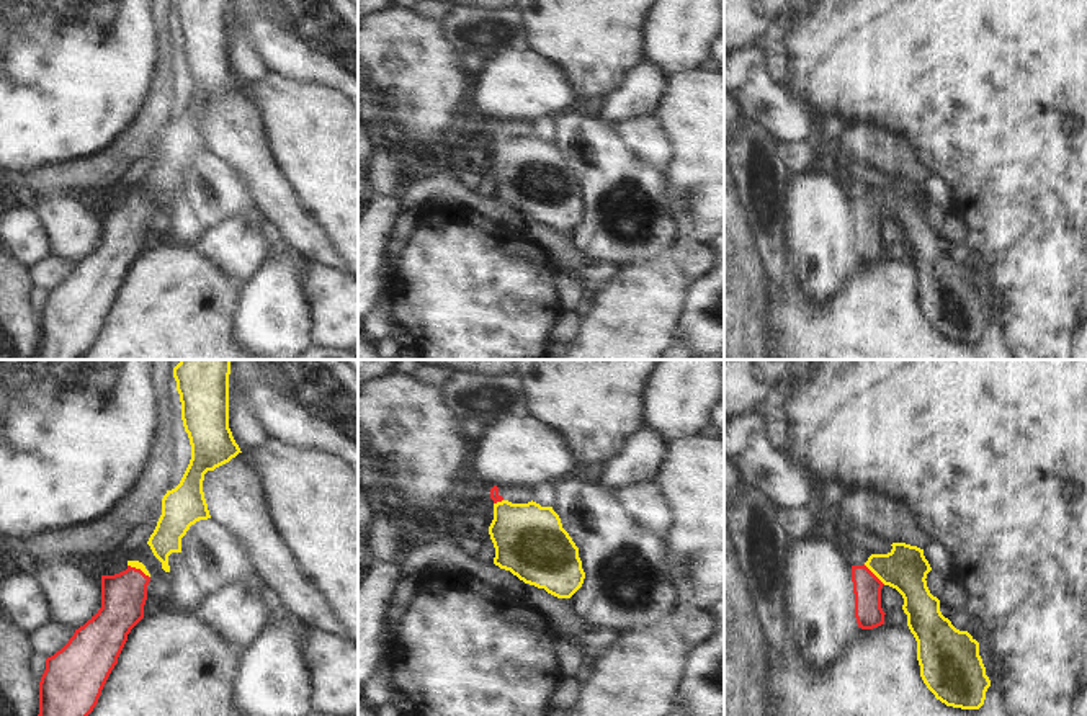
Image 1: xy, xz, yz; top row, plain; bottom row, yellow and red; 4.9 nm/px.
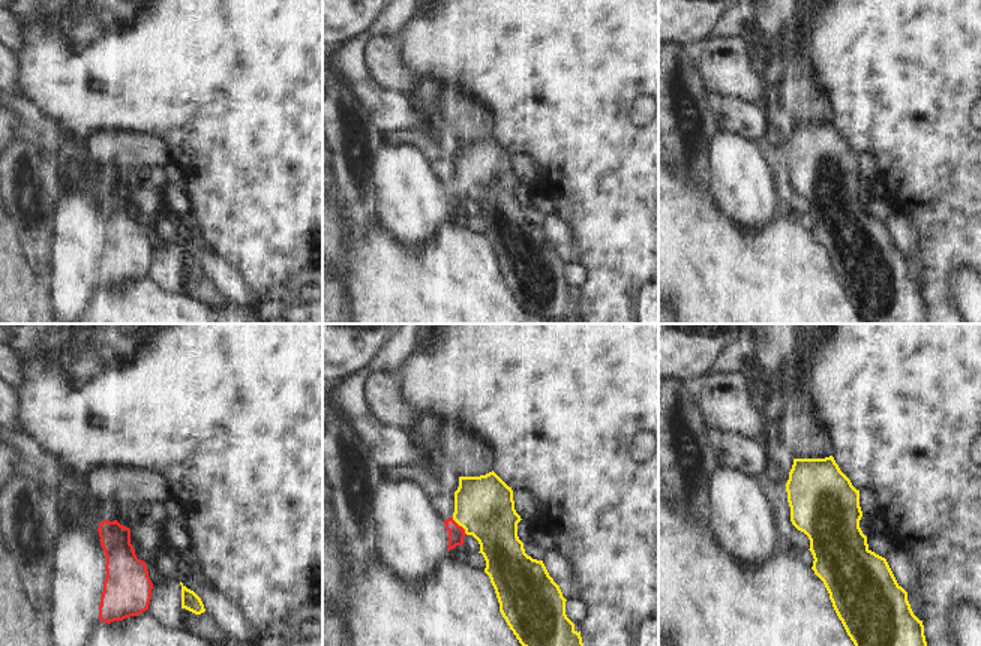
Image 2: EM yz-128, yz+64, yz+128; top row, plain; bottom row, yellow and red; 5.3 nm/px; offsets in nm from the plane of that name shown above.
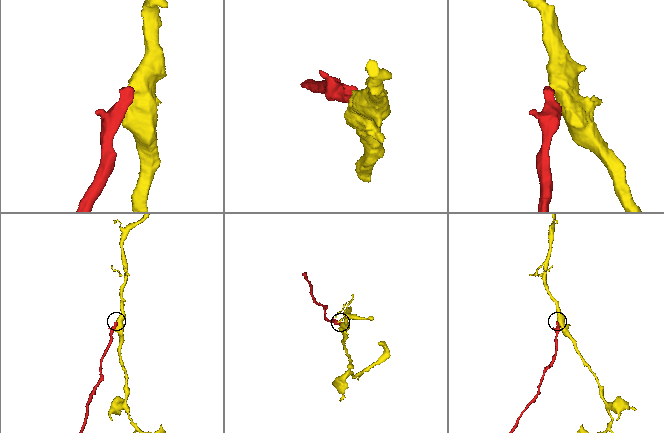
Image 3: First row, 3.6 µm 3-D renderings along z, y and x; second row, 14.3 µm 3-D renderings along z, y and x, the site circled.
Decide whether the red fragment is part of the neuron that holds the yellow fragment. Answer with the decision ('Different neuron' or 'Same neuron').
Same neuron.

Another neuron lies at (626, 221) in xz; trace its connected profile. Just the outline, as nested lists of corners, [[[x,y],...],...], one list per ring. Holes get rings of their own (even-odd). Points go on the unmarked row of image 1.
[[[567,108],[554,114],[554,123],[552,144],[579,181],[585,206],[582,221],[569,232],[572,245],[598,263],[615,266],[667,258],[677,240],[677,227],[667,208],[662,170],[639,160],[618,132],[600,118]]]

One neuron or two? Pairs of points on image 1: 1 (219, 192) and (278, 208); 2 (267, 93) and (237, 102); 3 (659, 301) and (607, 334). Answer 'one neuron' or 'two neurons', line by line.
1: two neurons
2: two neurons
3: one neuron

